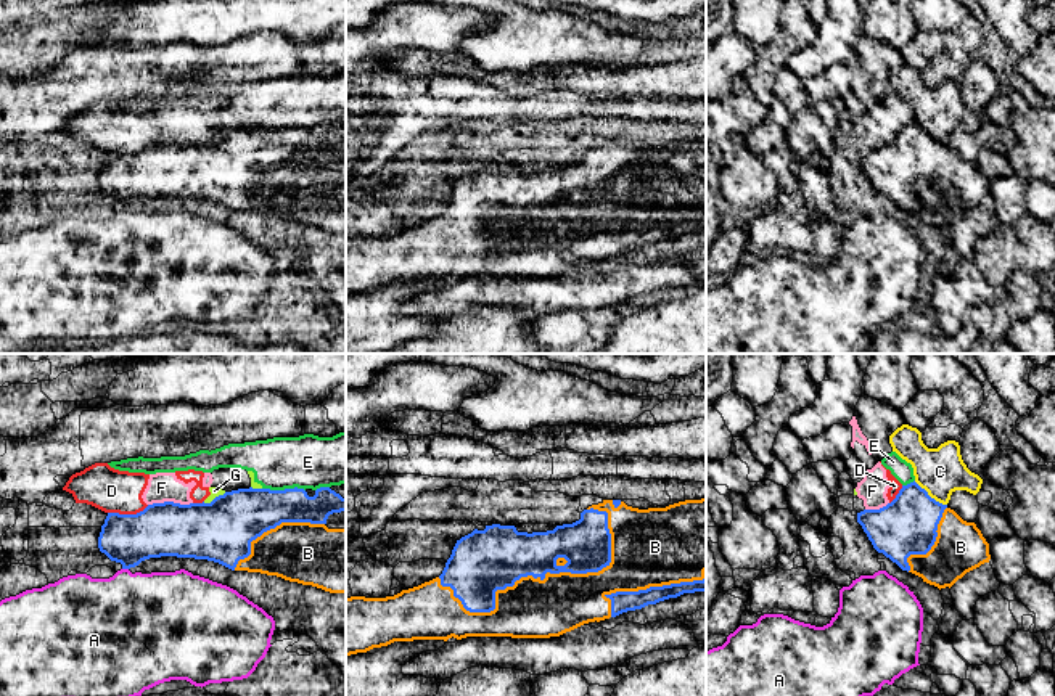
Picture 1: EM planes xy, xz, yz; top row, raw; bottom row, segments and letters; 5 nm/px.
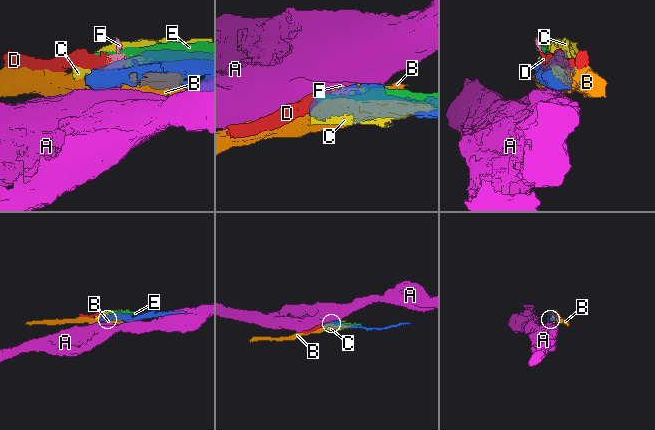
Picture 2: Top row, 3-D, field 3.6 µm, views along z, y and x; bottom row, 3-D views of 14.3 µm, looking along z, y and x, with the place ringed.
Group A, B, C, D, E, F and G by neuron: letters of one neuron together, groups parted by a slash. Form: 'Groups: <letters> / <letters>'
Groups: A / B / C / D E F G

